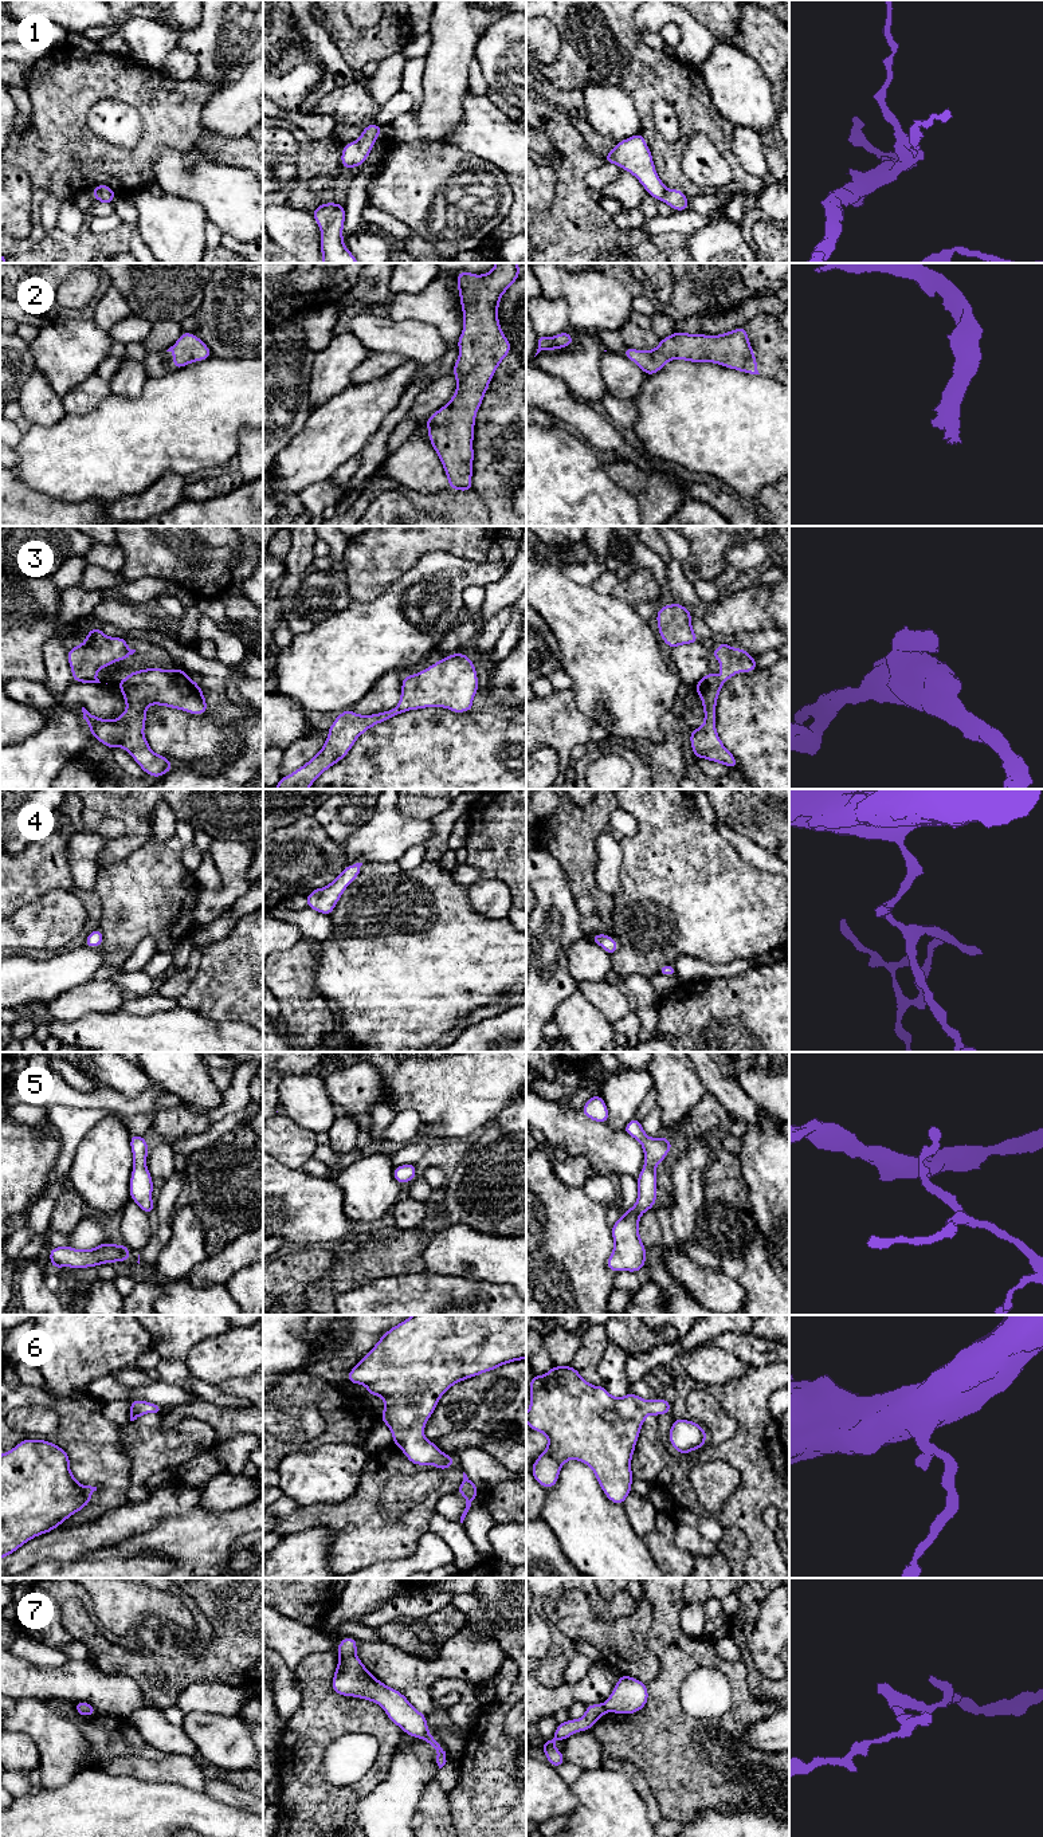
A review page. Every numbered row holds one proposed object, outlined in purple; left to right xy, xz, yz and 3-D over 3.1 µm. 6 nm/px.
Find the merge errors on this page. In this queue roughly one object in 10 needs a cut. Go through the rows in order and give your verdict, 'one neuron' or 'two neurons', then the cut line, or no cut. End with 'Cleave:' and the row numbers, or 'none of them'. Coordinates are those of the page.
1: one neuron; no cut
2: one neuron; no cut
3: one neuron; no cut
4: one neuron; no cut
5: one neuron; no cut
6: one neuron; no cut
7: two neurons; cut in xz along (355, 1655), (340, 1659)
Cleave: 7

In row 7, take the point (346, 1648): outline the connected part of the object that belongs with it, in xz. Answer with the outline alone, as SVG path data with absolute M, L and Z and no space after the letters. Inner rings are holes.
M344 1637L342 1641L337 1646L337 1655L340 1659L348 1659L356 1656L357 1650L357 1640L352 1637Z

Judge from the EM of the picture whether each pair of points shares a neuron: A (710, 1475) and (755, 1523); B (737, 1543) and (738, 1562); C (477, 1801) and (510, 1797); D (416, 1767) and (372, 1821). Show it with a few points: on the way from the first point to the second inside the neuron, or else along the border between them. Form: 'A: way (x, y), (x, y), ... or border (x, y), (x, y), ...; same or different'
A: border (729, 1464), (738, 1474), (738, 1487), (709, 1512); different
B: way (737, 1547), (737, 1558); same
C: way (485, 1801), (502, 1801); same
D: way (406, 1781), (400, 1793), (385, 1808); same

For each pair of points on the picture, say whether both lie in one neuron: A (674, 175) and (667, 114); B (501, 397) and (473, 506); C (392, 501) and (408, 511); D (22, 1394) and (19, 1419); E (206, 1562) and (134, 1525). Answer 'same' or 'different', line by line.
A: different
B: different
C: same
D: different
E: different

